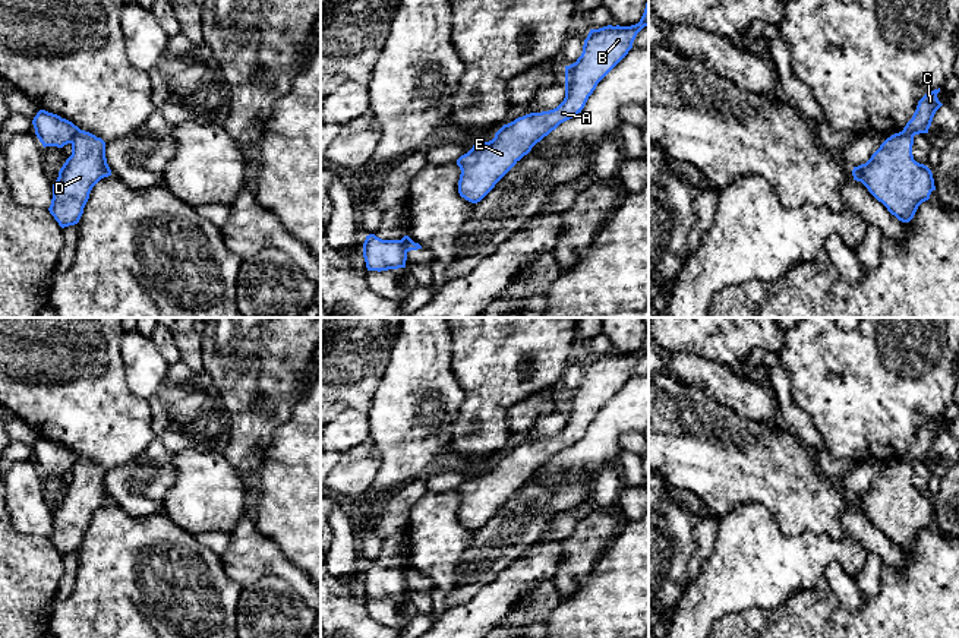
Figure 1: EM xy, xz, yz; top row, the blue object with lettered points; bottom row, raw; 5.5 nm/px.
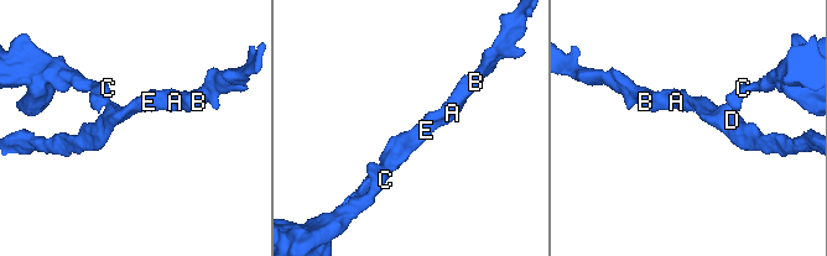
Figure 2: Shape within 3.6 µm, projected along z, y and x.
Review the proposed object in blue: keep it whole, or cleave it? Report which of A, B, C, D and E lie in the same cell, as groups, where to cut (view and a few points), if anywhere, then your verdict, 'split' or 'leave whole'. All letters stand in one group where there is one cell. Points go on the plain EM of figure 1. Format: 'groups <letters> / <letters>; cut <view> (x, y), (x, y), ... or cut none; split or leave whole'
groups A B D E / C; cut xy (79, 457), (69, 470); split

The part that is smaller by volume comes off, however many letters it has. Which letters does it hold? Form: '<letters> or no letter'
A, B, D, E

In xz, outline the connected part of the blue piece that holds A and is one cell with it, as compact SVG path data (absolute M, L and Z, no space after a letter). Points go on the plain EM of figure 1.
M649 326L638 351L590 357L581 383L565 394L565 426L556 436L504 452L492 468L473 473L457 487L460 524L480 530L537 470L581 440L597 411L628 382L644 354L649 354Z

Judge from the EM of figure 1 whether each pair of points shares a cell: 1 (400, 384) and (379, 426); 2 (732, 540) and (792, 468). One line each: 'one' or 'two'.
1: one
2: two

